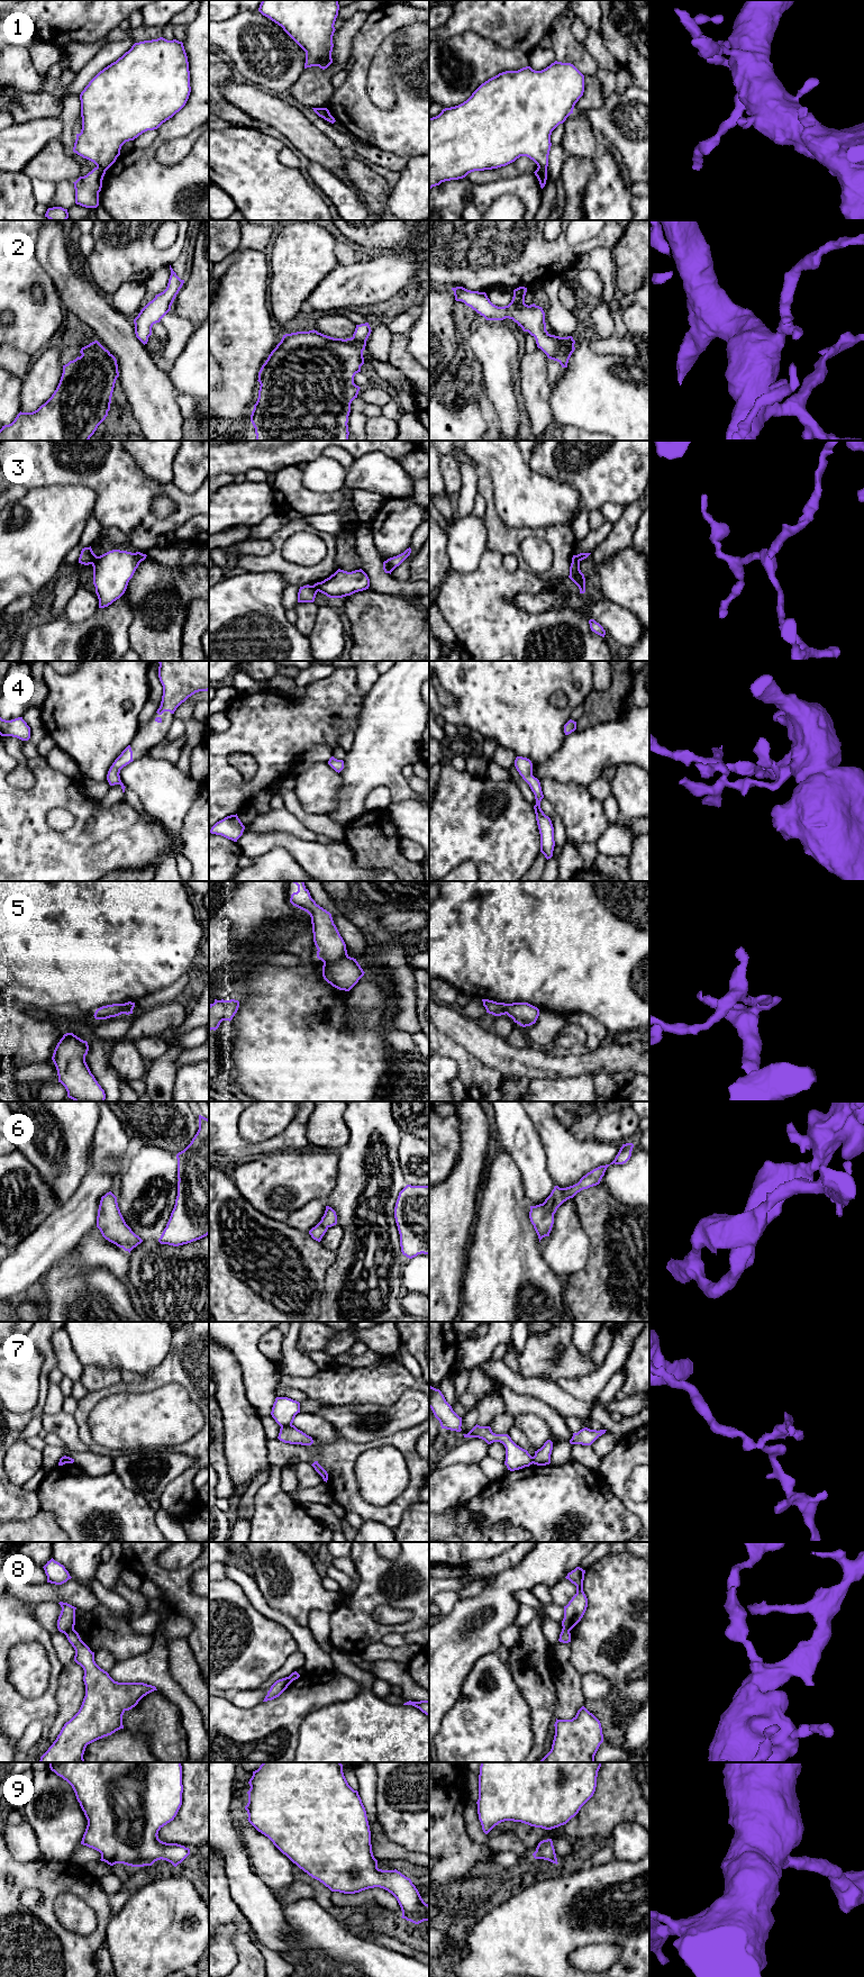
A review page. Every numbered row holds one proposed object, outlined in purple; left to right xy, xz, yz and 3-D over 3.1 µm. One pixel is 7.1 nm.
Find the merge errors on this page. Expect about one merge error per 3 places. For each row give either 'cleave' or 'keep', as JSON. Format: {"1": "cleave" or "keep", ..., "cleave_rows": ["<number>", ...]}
{"1": "cleave", "2": "keep", "3": "cleave", "4": "keep", "5": "cleave", "6": "keep", "7": "cleave", "8": "cleave", "9": "keep", "cleave_rows": ["1", "3", "5", "7", "8"]}

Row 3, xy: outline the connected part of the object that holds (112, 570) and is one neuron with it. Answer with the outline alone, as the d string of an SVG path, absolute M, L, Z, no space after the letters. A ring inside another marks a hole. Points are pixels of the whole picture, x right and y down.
M112 550L96 557L92 564L93 584L99 608L108 607L125 593L129 580L146 556L140 552Z

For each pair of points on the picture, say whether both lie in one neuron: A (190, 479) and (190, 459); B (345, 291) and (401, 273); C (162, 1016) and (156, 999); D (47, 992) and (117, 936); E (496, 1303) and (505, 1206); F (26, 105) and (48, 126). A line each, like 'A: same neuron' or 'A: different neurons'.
A: same neuron
B: same neuron
C: different neurons
D: same neuron
E: same neuron
F: different neurons

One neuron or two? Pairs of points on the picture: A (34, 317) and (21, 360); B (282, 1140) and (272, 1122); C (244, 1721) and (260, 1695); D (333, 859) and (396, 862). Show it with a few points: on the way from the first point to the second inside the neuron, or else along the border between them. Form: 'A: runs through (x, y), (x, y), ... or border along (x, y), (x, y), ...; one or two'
A: border along (11, 345), (33, 357); two
B: border along (297, 1114), (282, 1131), (254, 1143); two
C: border along (229, 1701), (239, 1707), (253, 1707), (263, 1702); two
D: border along (344, 842), (361, 867), (374, 869); two

